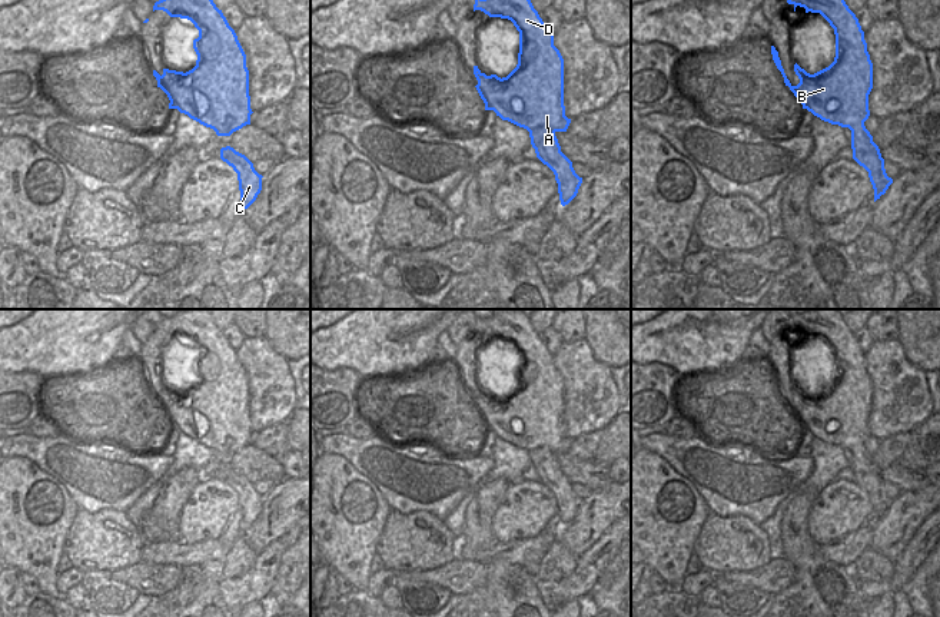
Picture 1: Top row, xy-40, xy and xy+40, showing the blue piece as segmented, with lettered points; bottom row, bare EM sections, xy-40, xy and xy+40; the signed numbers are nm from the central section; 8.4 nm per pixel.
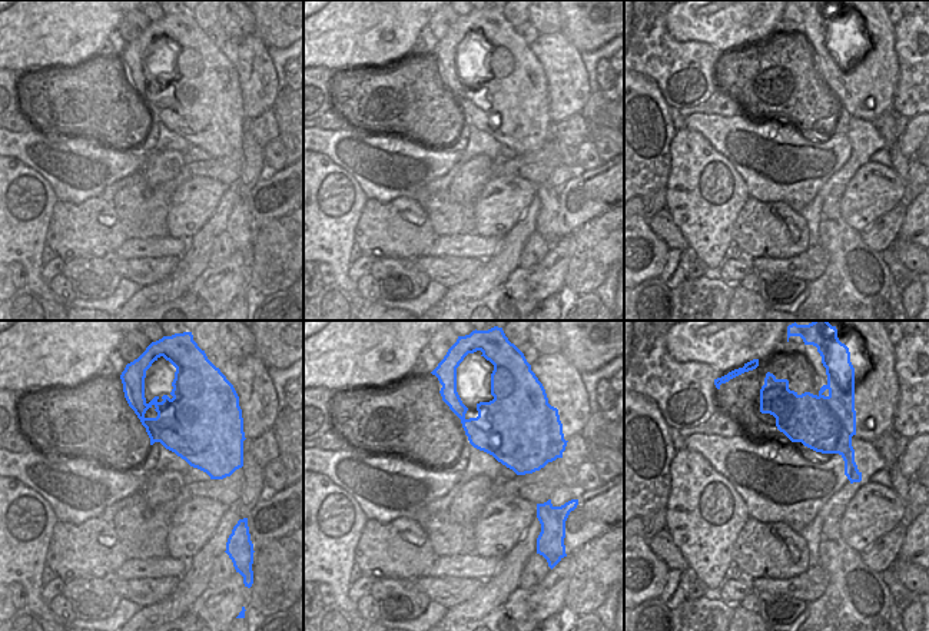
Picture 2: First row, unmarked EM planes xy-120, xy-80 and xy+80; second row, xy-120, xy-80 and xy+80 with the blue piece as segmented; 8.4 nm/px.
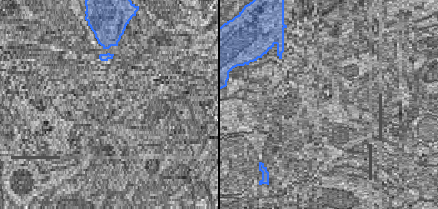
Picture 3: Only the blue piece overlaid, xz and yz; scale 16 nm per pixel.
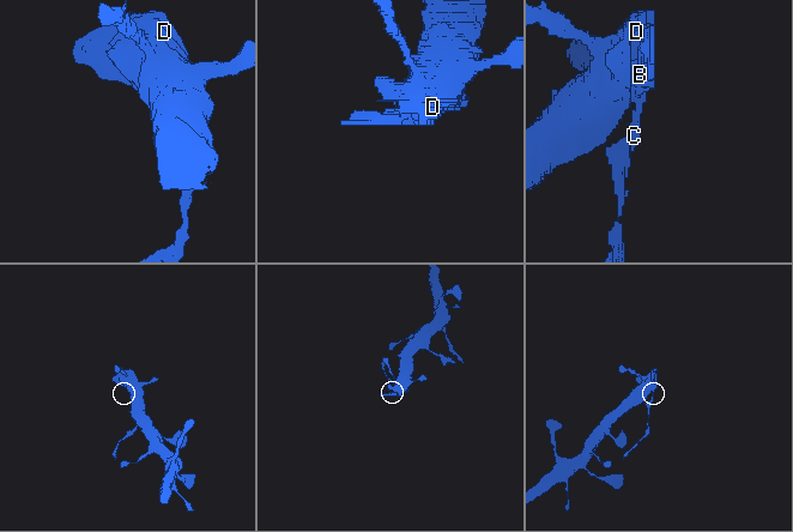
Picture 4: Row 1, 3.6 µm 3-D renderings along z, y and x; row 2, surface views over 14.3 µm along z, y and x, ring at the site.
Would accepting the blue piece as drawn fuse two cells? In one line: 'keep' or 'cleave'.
cleave

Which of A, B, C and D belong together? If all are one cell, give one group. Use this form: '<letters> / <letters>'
A B D / C

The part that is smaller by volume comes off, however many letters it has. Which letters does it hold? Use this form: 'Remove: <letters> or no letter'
Remove: C

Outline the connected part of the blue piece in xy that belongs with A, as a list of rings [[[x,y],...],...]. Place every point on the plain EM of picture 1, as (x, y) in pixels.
[[[519,311],[476,318],[475,331],[508,339],[519,352],[518,385],[506,398],[486,397],[474,387],[475,408],[485,431],[527,450],[534,470],[544,468],[545,447],[567,452],[571,444],[564,427],[564,379],[554,366],[554,355],[534,329],[529,315]]]

